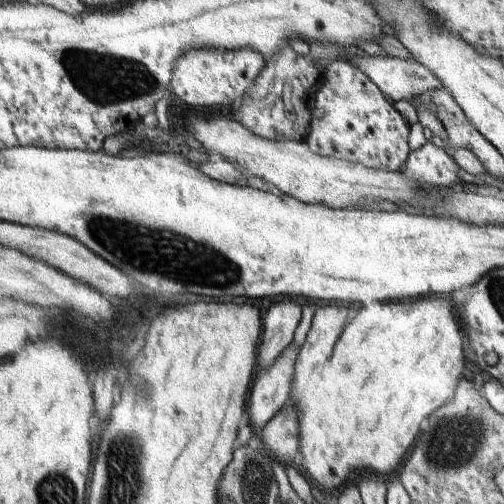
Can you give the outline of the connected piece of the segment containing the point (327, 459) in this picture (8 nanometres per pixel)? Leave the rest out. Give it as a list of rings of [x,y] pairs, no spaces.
[[[419,298],[418,300],[406,300],[406,302],[373,302],[365,306],[358,306],[358,314],[351,322],[346,324],[348,305],[331,303],[328,306],[319,306],[312,317],[311,327],[306,335],[304,344],[300,347],[293,376],[291,400],[294,400],[295,409],[299,412],[300,433],[300,464],[298,472],[312,482],[324,494],[340,492],[349,483],[357,482],[362,476],[374,473],[384,479],[390,477],[398,464],[404,460],[404,454],[415,444],[420,434],[420,422],[434,410],[438,410],[444,402],[454,398],[459,381],[462,379],[464,368],[464,340],[462,340],[461,325],[454,316],[450,301],[441,298]]]

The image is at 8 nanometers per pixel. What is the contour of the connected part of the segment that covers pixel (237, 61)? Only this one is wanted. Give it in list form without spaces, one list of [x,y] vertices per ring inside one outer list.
[[[192,49],[181,55],[180,62],[177,62],[170,92],[192,106],[236,105],[263,70],[264,58],[252,49]]]

